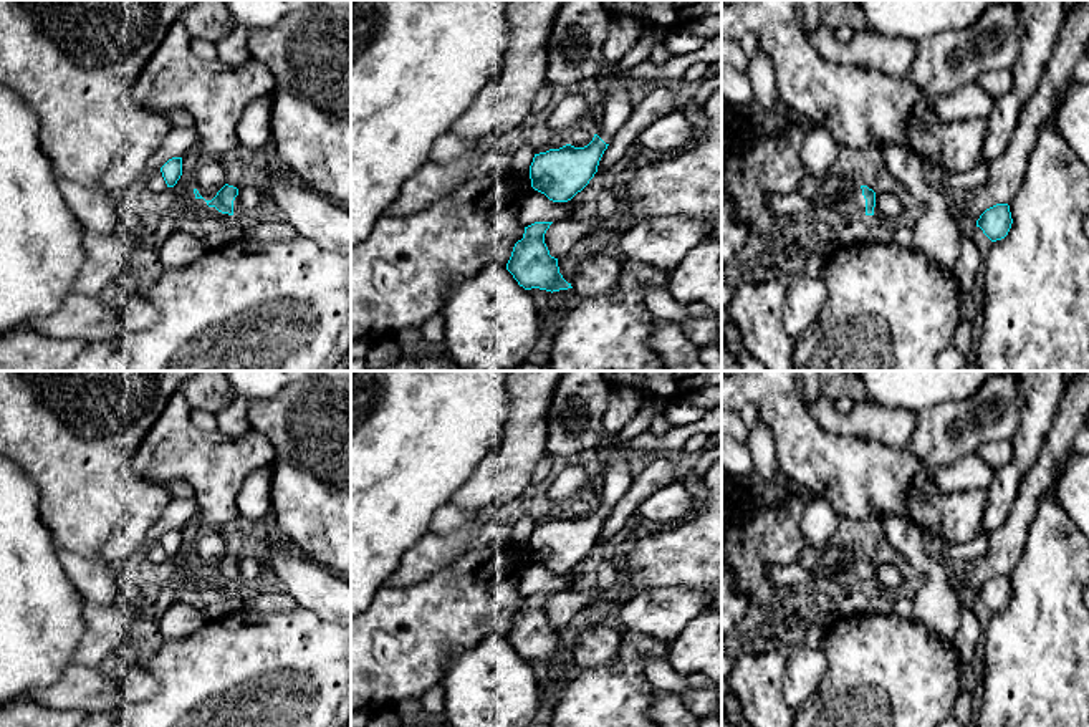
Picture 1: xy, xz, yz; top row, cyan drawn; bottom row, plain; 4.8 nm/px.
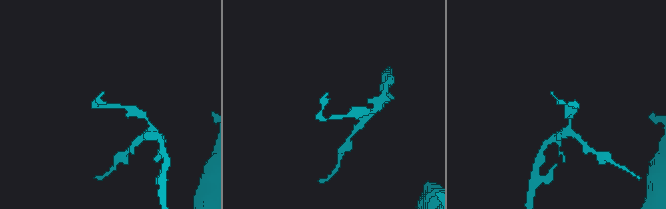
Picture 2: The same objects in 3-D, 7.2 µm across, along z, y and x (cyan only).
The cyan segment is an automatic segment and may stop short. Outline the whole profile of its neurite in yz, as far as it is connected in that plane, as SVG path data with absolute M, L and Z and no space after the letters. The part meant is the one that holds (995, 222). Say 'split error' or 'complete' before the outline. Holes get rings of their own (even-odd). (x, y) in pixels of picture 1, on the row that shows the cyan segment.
complete; M996 204L986 209L976 220L976 227L991 240L1001 240L1008 235L1013 219L1008 204Z

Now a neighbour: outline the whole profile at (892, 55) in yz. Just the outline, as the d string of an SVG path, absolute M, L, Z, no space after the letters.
M823 23L804 36L829 61L876 68L890 78L910 78L915 43L905 38L887 36L871 28L856 31L846 41Z

